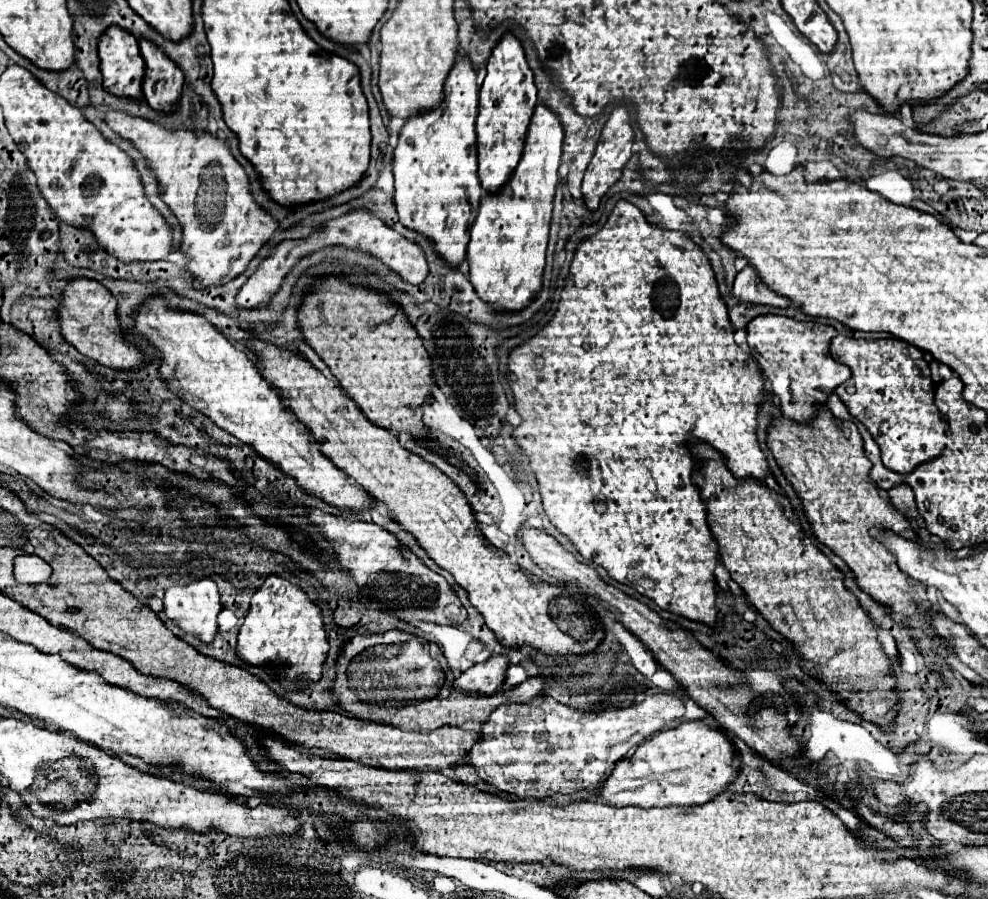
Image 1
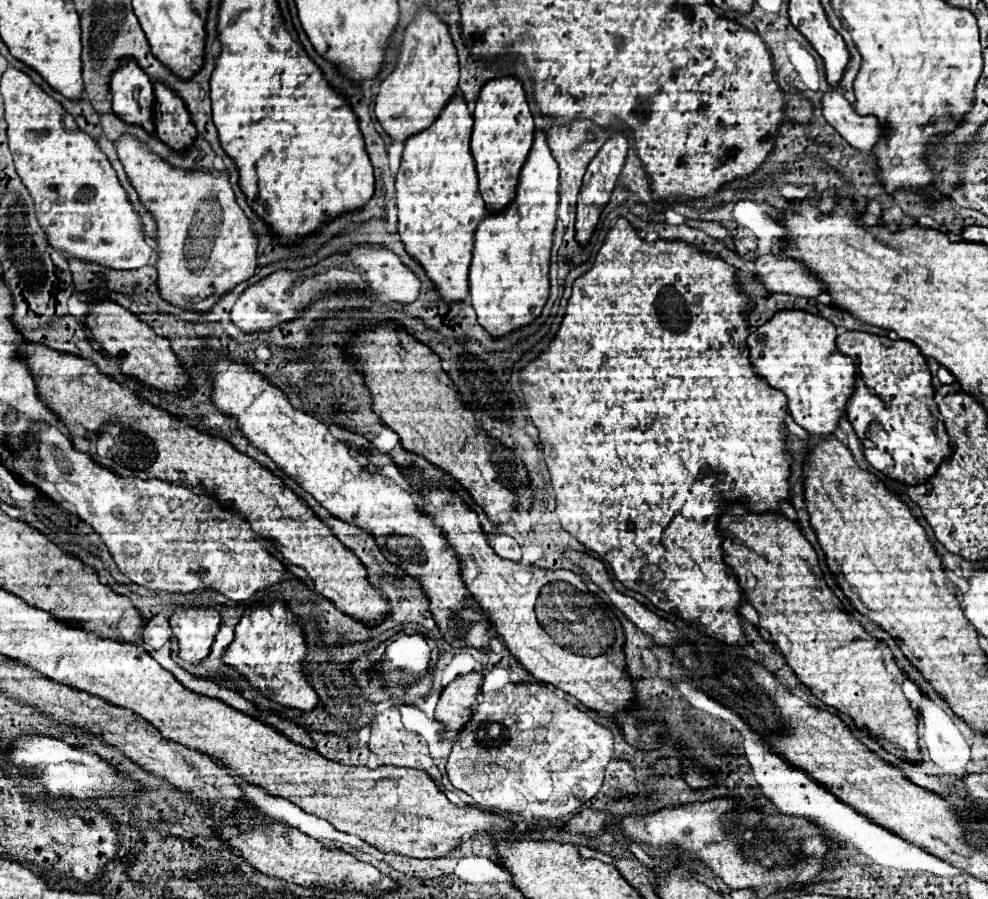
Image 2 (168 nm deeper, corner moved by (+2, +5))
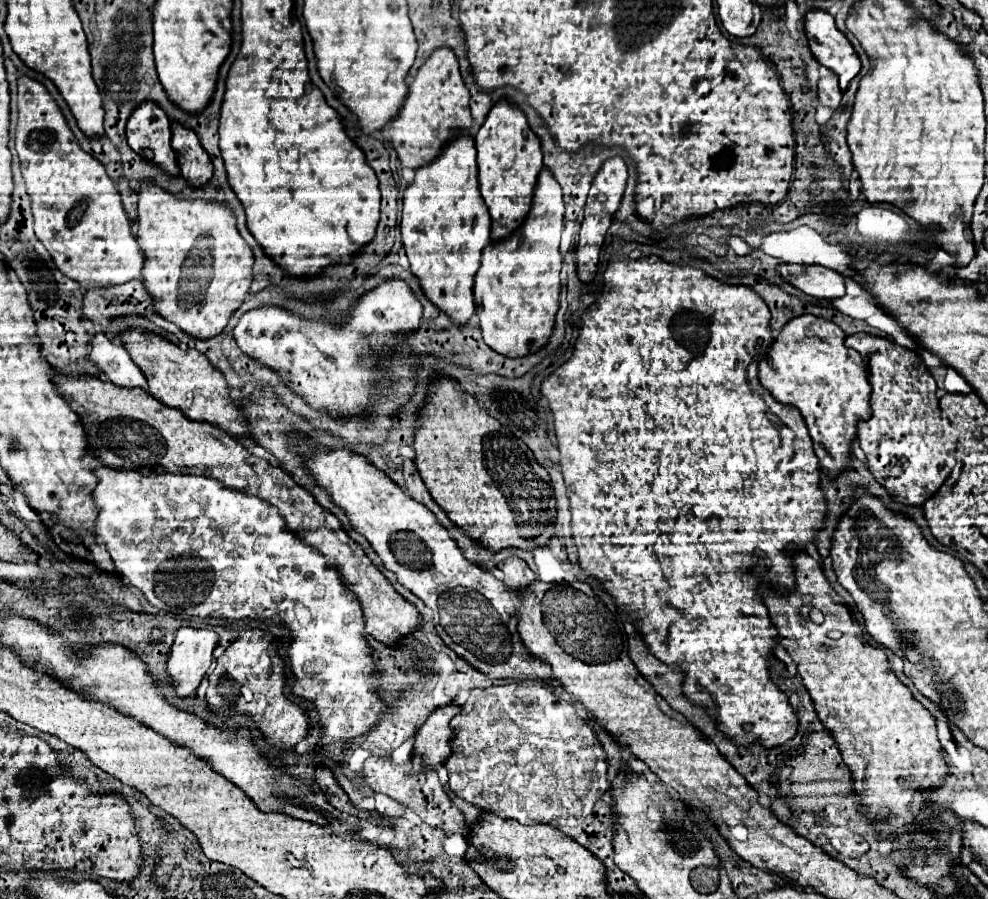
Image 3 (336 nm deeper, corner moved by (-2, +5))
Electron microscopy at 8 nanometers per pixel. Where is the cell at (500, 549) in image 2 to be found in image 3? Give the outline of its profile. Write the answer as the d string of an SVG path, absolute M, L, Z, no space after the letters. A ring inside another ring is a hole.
M508 558L502 566L502 572L504 572L504 584L512 592L520 592L520 588L526 588L526 584L532 584L532 580L536 580L536 574L520 558Z

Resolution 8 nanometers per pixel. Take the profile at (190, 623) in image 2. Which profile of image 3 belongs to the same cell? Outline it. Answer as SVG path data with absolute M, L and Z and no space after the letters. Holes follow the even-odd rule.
M180 628L176 632L166 672L178 698L188 698L196 692L208 674L216 642L214 630Z

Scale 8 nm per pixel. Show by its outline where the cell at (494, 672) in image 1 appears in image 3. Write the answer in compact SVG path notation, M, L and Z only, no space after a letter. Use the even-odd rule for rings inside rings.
M442 706L436 708L428 720L424 722L424 726L418 730L418 734L414 736L414 748L412 748L412 756L420 756L424 766L434 768L442 762L446 762L446 758L450 756L450 738L452 738L452 728L450 728L450 720L452 716L456 716L460 712L458 706Z

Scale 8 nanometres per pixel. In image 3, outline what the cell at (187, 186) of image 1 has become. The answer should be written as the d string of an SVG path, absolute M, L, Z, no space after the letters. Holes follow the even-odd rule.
M142 182L138 196L140 200L136 238L144 254L142 280L148 288L148 294L152 296L154 312L166 318L168 322L174 322L182 332L186 332L192 338L208 340L222 334L230 316L242 306L242 302L248 296L254 264L252 250L236 230L236 218L232 210L220 202L182 202L174 194L168 194L160 186L154 186L150 182Z

